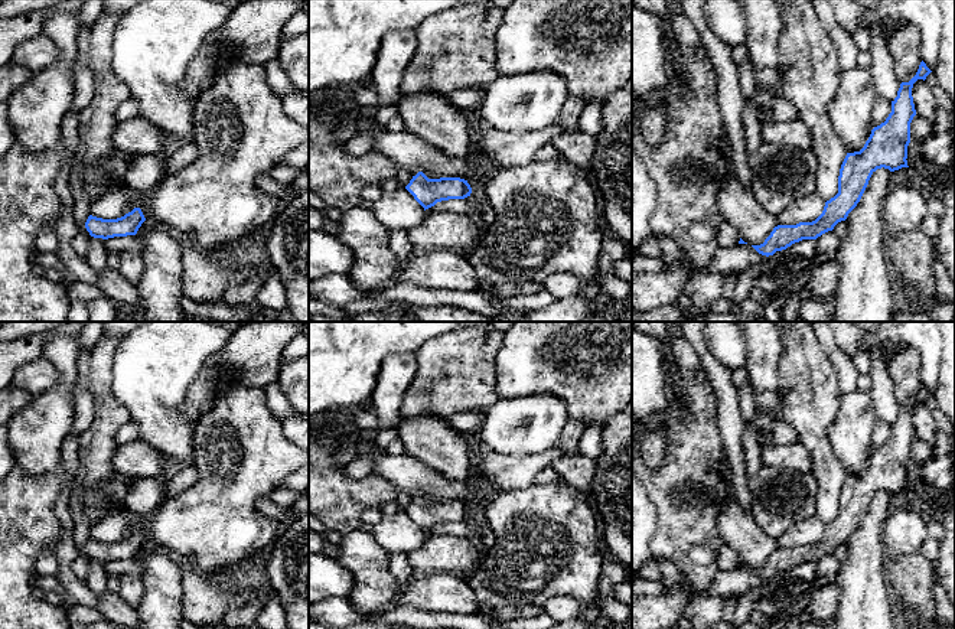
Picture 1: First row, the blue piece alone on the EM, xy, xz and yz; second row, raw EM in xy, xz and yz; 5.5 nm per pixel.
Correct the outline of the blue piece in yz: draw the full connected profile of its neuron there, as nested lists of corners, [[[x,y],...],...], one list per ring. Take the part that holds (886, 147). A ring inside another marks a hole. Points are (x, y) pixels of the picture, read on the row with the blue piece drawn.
[[[922,61],[916,75],[902,82],[897,97],[892,101],[892,113],[884,123],[874,127],[860,151],[847,153],[838,176],[838,193],[825,202],[822,214],[812,222],[778,225],[760,245],[752,245],[762,255],[773,255],[802,239],[817,239],[845,221],[860,202],[871,175],[877,169],[890,172],[907,166],[910,123],[916,115],[912,88],[917,79],[926,79],[932,71]]]

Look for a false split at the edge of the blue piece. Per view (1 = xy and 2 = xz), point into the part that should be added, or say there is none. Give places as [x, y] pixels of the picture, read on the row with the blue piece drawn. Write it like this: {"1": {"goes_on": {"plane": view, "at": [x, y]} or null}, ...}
{"1": {"goes_on": null}, "2": {"goes_on": null}}

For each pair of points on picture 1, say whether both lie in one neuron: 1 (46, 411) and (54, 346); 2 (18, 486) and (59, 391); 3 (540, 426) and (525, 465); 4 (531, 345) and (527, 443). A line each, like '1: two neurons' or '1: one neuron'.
1: one neuron
2: two neurons
3: two neurons
4: two neurons

